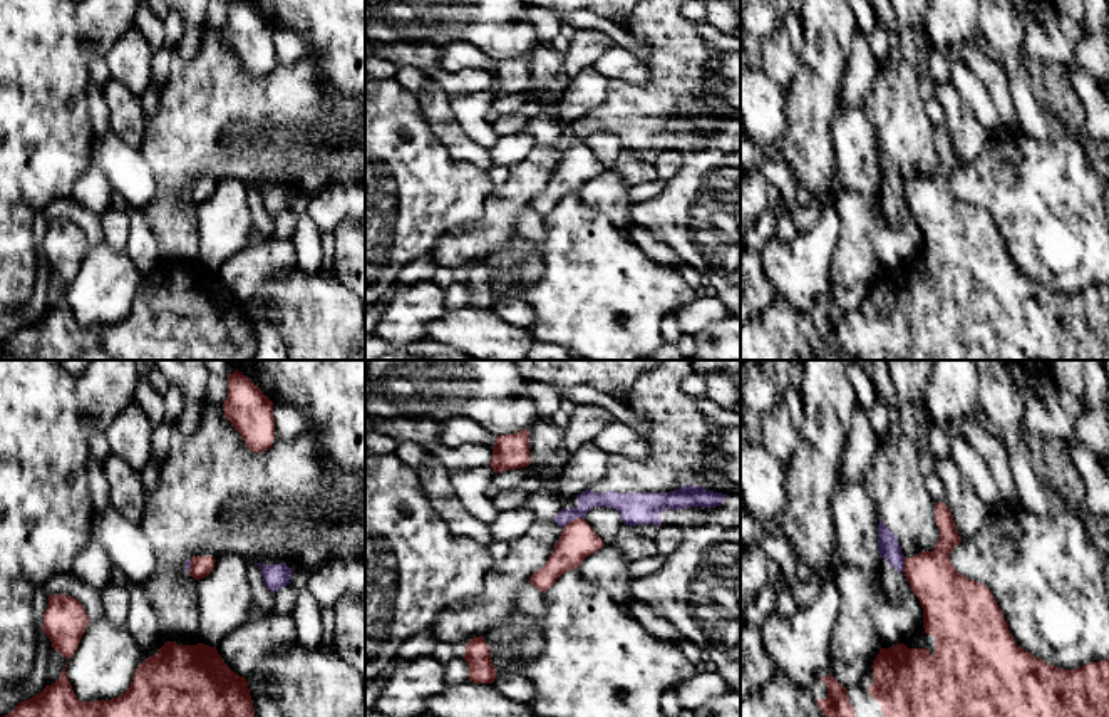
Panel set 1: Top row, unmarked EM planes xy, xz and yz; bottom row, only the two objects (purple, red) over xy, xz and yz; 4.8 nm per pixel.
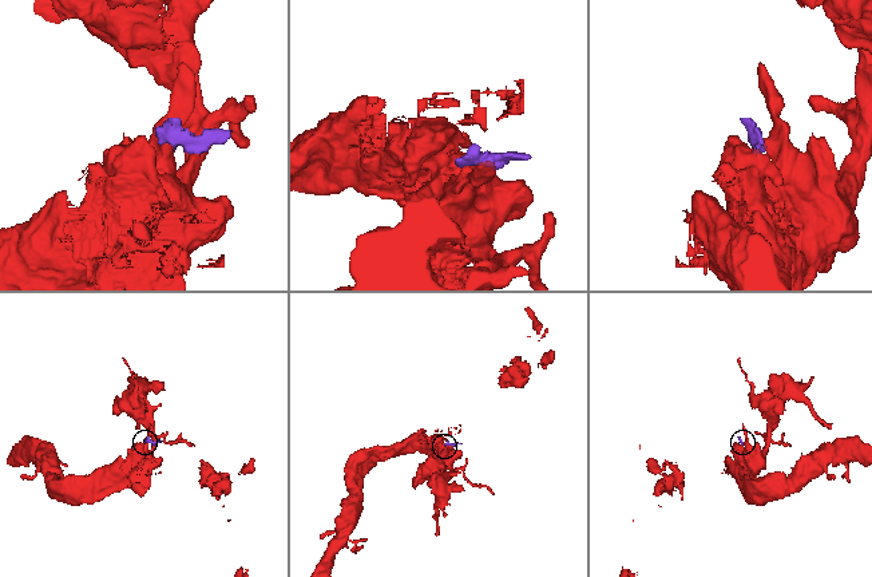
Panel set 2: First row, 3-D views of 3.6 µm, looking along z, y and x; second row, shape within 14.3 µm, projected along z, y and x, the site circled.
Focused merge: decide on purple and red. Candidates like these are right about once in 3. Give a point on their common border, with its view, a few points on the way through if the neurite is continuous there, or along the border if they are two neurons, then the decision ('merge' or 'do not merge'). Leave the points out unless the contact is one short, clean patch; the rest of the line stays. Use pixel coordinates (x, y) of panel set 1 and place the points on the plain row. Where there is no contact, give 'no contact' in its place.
meets purple in xz at (572, 144); border along xz (582, 143), (573, 143), (563, 153); do not merge

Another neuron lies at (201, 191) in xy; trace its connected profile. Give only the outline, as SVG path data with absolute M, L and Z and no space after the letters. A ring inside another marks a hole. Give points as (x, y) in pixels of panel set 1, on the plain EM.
M193 181L189 199L199 206L201 203L208 201L213 196L214 188L216 184L211 181Z

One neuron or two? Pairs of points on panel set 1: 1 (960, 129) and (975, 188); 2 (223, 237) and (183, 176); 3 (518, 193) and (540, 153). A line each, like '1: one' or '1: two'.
1: two
2: two
3: one

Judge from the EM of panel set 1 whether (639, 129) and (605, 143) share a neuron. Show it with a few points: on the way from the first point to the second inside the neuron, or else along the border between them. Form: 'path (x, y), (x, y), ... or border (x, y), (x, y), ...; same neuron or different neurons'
border (582, 143), (593, 133), (612, 131), (625, 148); different neurons

